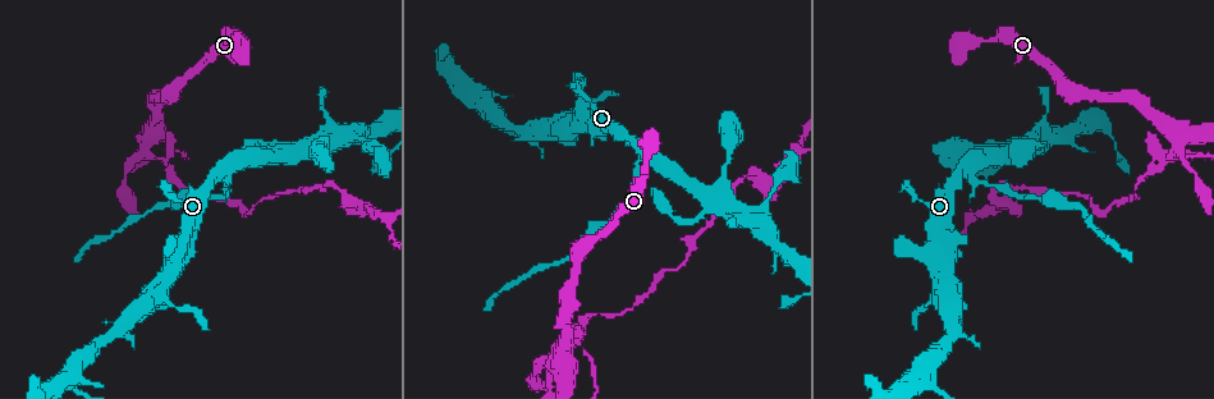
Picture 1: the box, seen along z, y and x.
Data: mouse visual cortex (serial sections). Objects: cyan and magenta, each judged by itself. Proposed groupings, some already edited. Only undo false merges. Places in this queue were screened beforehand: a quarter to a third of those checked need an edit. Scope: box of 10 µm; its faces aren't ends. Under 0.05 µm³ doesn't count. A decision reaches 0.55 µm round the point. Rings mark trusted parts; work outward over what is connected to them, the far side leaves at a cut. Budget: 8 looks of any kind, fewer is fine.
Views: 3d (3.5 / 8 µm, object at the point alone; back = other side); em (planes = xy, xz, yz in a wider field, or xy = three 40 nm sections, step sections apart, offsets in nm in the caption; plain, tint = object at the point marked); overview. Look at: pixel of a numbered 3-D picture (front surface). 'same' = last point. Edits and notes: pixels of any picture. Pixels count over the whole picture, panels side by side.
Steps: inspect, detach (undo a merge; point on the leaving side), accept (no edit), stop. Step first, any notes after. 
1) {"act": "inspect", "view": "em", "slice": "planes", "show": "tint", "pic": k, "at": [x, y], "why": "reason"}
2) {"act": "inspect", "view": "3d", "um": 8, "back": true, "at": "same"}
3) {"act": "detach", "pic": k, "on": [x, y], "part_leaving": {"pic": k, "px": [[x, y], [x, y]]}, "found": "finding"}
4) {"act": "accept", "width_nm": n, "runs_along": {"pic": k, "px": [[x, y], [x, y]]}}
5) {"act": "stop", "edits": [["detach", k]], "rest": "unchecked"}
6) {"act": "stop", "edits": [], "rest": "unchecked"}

{"act": "inspect", "view": "3d", "um": 3.5, "back": true, "pic": 1, "at": [227, 170], "why": "thin arm on a thick one"}

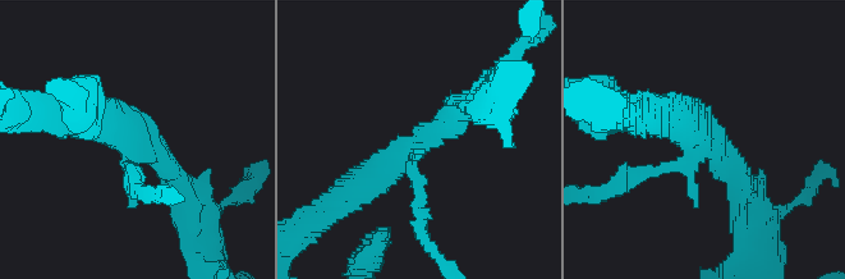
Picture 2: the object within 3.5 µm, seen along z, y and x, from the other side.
{"act": "inspect", "view": "em", "slice": "planes", "show": "tint", "pic": 2, "at": [127, 144]}

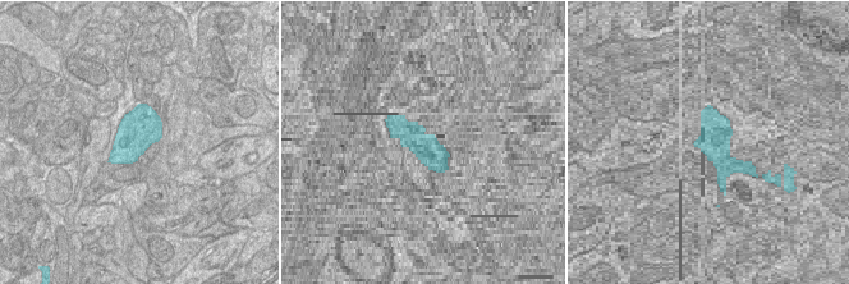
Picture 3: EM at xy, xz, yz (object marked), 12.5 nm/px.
{"act": "inspect", "view": "em", "slice": "xy", "step": 5, "show": "tint", "at": "same"}

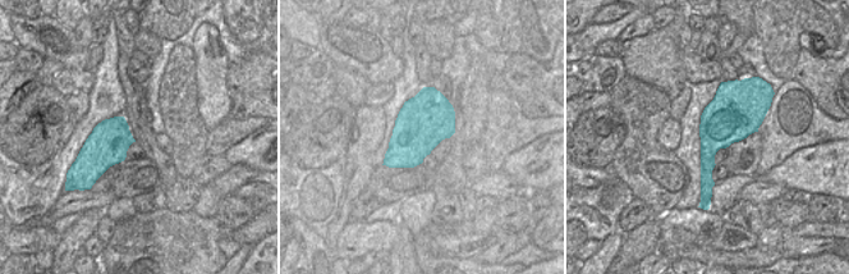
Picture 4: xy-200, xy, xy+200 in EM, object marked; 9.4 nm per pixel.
{"act": "detach", "pic": 2, "on": [615, 182], "width_nm": 500, "part_leaving": {"pic": 2, "px": [[661, 169], [621, 177], [598, 193]]}, "found": "a second cell is stuck on"}

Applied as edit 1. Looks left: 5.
{"act": "inspect", "view": "overview", "why": "redraw"}

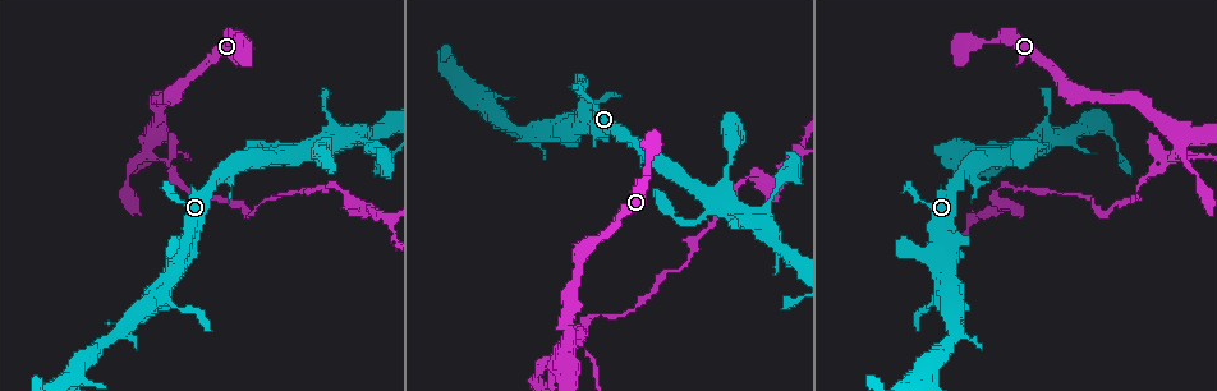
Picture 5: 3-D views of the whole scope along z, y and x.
{"act": "inspect", "view": "em", "slice": "xy", "step": 2, "show": "tint", "pic": 5, "at": [728, 192], "why": "narrows sharply"}

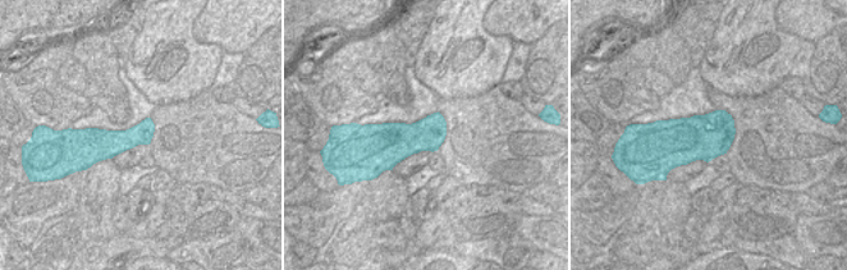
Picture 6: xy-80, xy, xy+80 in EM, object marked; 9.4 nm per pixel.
{"act": "inspect", "view": "3d", "um": 3.5, "at": "same"}

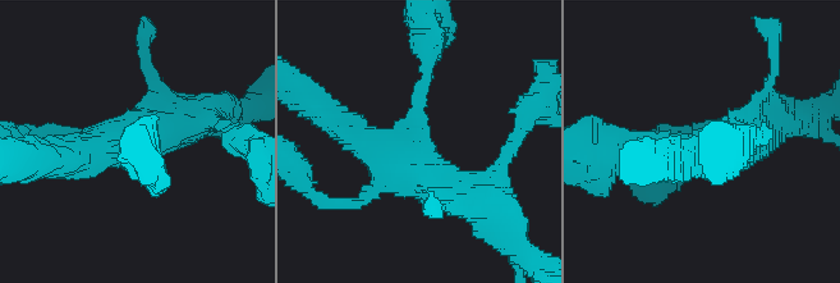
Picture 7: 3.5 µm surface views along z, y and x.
{"act": "accept", "runs_along": {"pic": 7, "px": [[336, 126], [478, 201]]}, "found": "all the same cell"}

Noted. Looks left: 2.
{"act": "inspect", "view": "3d", "um": 3.5, "pic": 5, "at": [560, 354], "why": "four or more arms meet"}

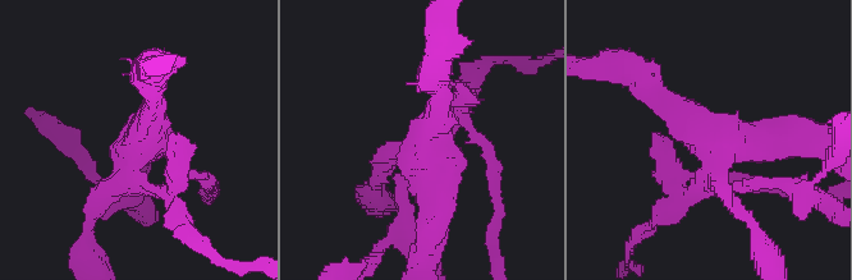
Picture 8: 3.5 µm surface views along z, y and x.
{"act": "inspect", "view": "em", "slice": "xy", "step": 2, "show": "tint", "pic": 8, "at": [420, 140]}

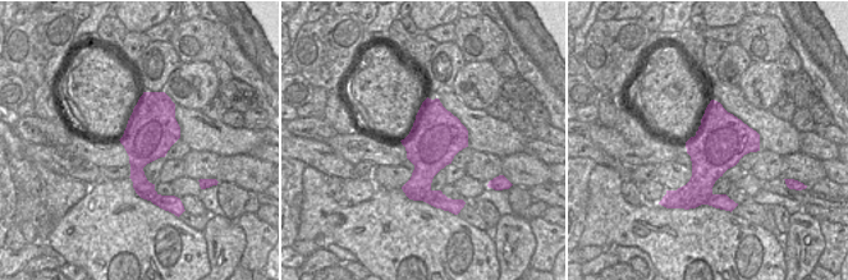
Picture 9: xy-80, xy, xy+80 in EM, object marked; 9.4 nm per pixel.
{"act": "detach", "pic": 8, "on": [189, 175], "part_leaving": {"pic": 8, "px": [[152, 186], [219, 261]]}, "found": "two cells meet here"}

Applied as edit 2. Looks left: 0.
{"act": "stop", "edits": [["detach", 2], ["detach", 8]], "rest": "unchecked"}

